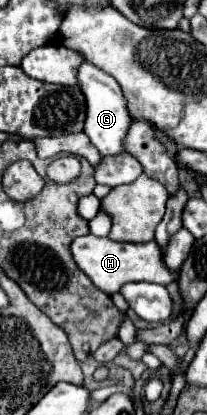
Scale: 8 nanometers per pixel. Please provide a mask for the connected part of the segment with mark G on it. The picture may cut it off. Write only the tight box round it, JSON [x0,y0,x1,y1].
[78,63,132,155]

